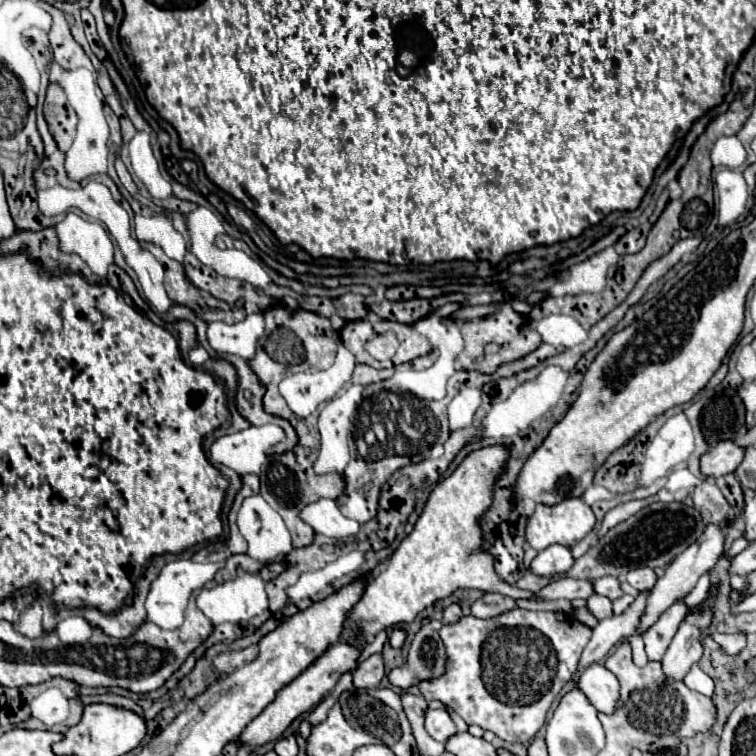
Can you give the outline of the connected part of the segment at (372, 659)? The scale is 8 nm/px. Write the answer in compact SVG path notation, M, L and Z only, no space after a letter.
M370 655L360 667L354 671L354 687L356 689L376 689L384 675L382 655Z

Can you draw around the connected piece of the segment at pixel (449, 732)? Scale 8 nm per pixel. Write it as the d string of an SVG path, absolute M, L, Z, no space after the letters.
M428 709L426 711L426 731L432 739L436 739L440 743L446 743L454 733L458 733L454 721L442 709Z

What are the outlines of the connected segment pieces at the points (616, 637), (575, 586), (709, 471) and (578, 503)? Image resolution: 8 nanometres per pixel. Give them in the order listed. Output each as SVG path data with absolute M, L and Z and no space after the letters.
M648 591L640 593L636 597L636 601L630 605L628 611L624 611L622 615L618 617L608 617L608 619L602 619L594 629L592 629L592 639L588 641L586 649L582 651L582 657L578 661L578 669L574 671L572 675L572 683L578 685L578 677L582 673L582 669L590 667L592 663L600 661L602 657L606 657L610 653L610 649L622 639L626 637L628 633L632 633L640 621L640 615L644 611L644 605L646 605L646 599L648 599Z
M562 577L558 581L552 581L546 585L542 591L538 591L538 599L542 601L552 601L552 599L588 599L594 595L594 585L592 581L586 579L572 579L572 577Z
M732 440L720 441L700 459L700 469L708 477L722 477L726 473L734 473L742 457L744 447L738 447Z
M566 499L554 507L538 505L526 525L526 541L542 551L554 543L572 547L584 539L596 523L596 517L582 499Z

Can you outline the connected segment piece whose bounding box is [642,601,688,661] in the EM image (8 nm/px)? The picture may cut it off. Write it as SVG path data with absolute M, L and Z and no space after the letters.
M676 601L670 609L666 609L660 619L644 633L644 649L648 655L648 661L660 661L662 653L666 653L674 633L678 631L680 621L684 619L688 607L682 601Z

